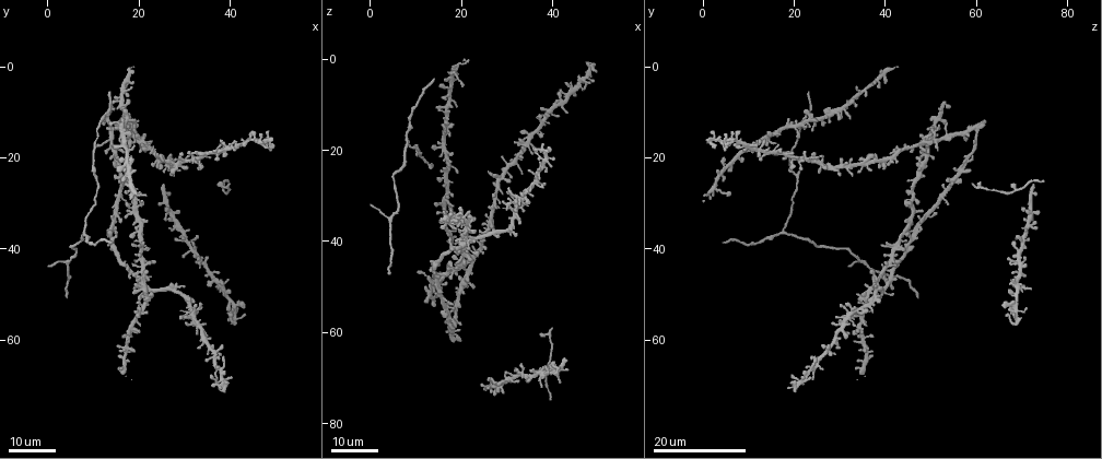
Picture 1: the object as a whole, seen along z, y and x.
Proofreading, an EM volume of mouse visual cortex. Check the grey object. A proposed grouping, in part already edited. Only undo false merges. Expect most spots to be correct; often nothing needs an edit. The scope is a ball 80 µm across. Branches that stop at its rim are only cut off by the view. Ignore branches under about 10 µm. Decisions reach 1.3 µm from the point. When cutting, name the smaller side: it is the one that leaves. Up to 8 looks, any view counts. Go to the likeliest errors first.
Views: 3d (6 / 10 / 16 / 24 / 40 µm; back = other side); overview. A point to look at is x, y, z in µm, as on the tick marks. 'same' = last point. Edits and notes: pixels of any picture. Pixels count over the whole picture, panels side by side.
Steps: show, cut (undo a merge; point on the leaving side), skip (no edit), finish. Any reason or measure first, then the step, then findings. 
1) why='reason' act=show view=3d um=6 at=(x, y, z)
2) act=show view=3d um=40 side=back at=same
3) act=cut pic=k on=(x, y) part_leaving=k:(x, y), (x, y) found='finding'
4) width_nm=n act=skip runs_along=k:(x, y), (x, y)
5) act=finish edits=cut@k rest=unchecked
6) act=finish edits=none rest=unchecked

act=show view=3d um=24 at=(39.0, 26.5, 60.0)

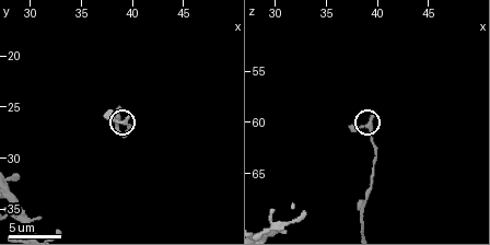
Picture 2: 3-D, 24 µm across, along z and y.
act=show view=3d um=10 at=(39.0, 26.6, 60.4)

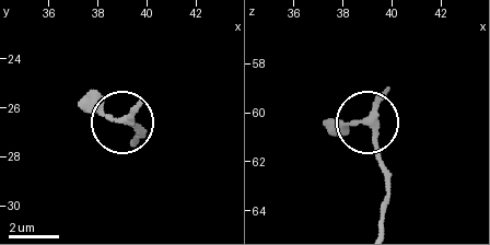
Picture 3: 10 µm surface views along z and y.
act=show view=3d um=6 at=(39.1, 26.4, 60.3)

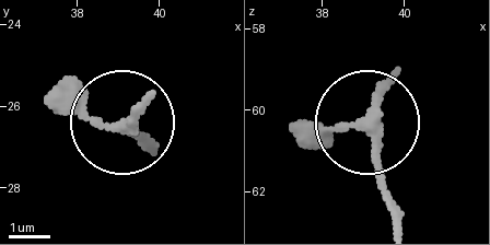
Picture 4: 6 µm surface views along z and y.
act=skip found='all the same cell'

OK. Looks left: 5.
why='three arms meet' act=show view=3d um=16 at=(7.5, 36.5, 17.5)

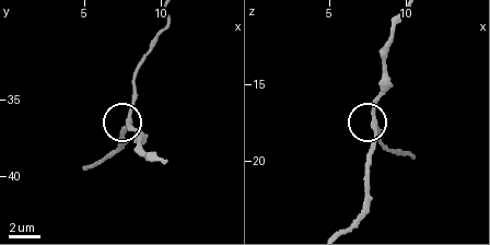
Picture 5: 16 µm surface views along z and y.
act=show view=3d um=10 at=(8.0, 36.4, 17.6)

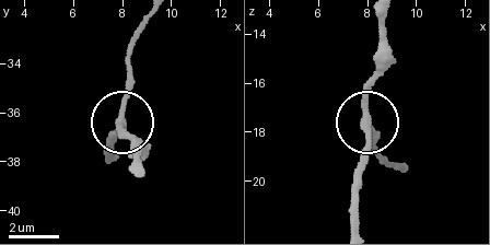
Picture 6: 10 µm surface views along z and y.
act=skip runs_along=6:(353, 224), (353, 186), (378, 50) found='one cell here'

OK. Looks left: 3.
why='calibre changes' act=show view=3d um=24 at=(10.0, 23.5, 20.0)

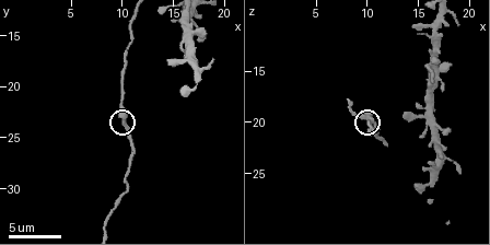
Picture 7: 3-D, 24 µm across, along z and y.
why='zoom in' act=show view=3d um=10 at=(10.2, 23.6, 20.2)

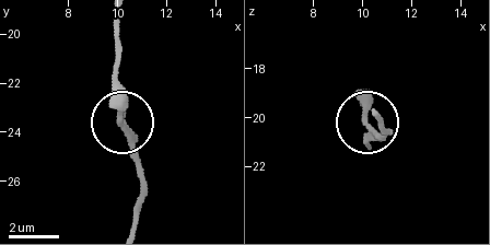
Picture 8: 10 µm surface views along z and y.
width_nm=210 act=skip runs_along=8:(133, 224), (142, 174), (117, 76) found='one cell here'

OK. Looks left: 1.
act=finish edits=none rest=unchecked

